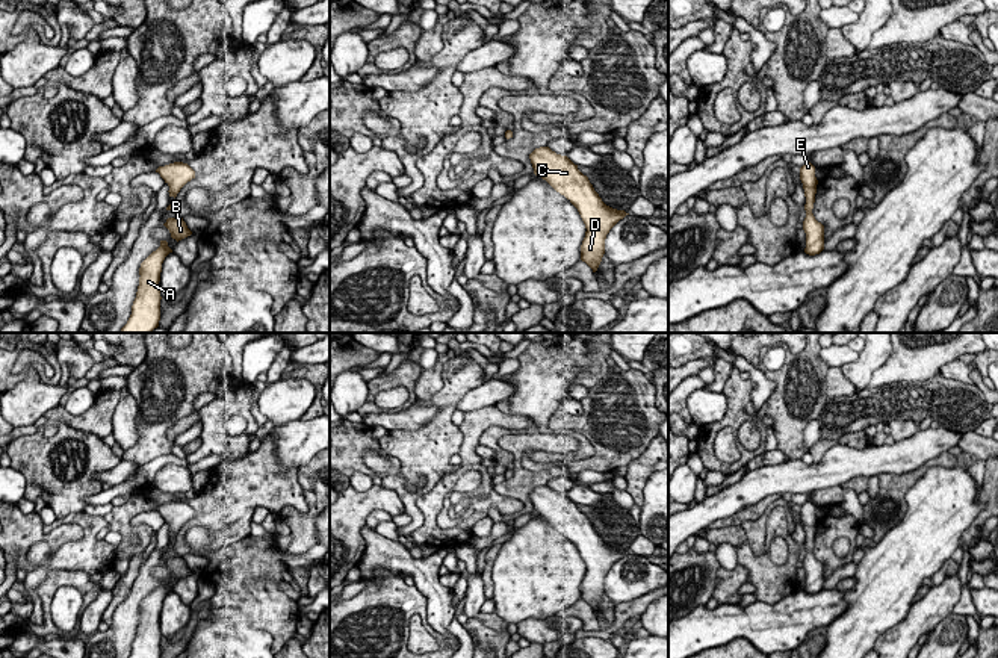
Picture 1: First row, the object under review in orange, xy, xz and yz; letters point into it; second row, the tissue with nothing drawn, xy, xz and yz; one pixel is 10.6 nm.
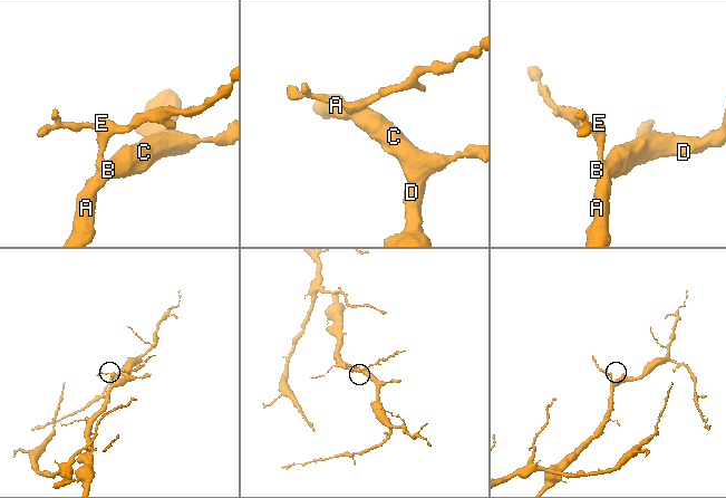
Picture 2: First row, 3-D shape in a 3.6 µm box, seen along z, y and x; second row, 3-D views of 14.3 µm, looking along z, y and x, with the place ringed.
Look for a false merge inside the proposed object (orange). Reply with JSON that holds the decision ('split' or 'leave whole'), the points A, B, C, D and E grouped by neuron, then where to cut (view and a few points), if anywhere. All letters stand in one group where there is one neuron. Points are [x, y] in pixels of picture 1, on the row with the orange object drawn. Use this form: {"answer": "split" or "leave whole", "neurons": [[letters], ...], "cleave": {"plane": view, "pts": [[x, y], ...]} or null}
{"answer": "leave whole", "neurons": [["A", "B", "C", "D", "E"]], "cleave": null}

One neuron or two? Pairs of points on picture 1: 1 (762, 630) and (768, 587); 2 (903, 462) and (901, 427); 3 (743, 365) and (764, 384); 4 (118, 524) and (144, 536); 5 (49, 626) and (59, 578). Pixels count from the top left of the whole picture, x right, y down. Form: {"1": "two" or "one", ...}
{"1": "two", "2": "two", "3": "one", "4": "one", "5": "one"}

